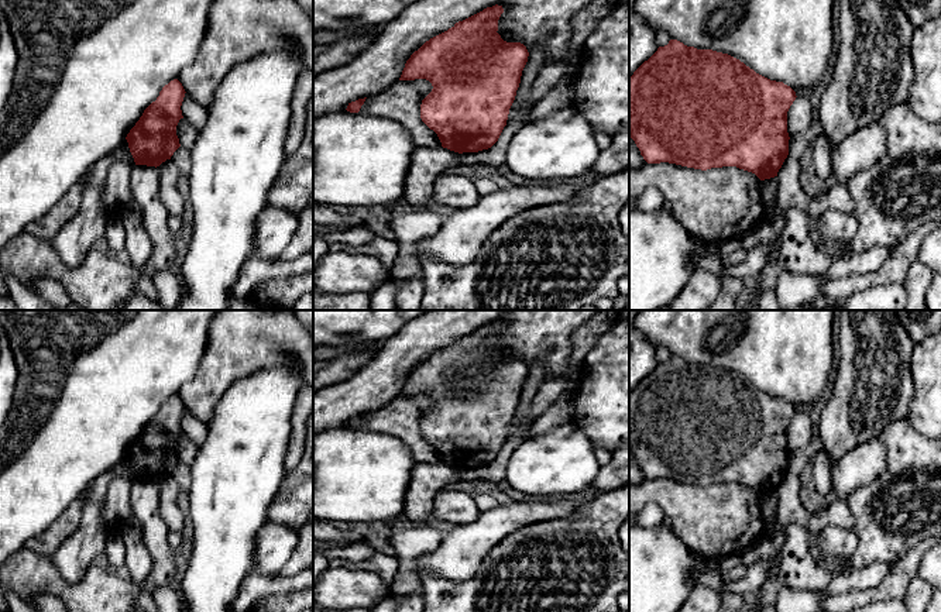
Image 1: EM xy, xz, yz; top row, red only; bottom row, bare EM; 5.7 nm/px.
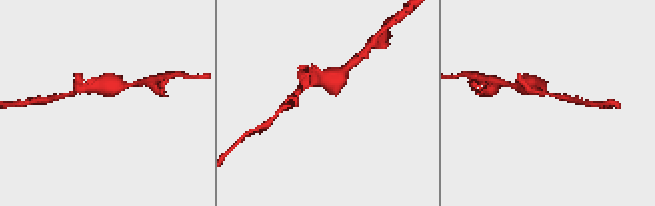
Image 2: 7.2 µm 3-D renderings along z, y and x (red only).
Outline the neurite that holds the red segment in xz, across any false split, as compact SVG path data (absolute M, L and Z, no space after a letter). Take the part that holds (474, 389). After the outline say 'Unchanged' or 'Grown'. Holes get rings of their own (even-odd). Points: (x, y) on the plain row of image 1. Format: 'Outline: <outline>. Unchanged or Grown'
Outline: M495 320L456 338L447 347L426 357L405 379L399 396L426 395L433 402L432 408L422 416L420 434L437 450L443 464L459 470L488 465L498 457L506 441L529 368L523 360L506 358L497 348L502 329L502 322Z. Unchanged

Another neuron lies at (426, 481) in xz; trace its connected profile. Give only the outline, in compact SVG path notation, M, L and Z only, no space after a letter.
M418 463L411 474L403 518L415 525L425 525L435 512L436 495L459 481L461 481L459 468L443 463L436 465Z

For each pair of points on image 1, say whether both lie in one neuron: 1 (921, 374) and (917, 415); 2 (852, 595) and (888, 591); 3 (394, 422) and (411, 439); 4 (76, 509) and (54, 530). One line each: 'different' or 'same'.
1: same
2: same
3: same
4: same

